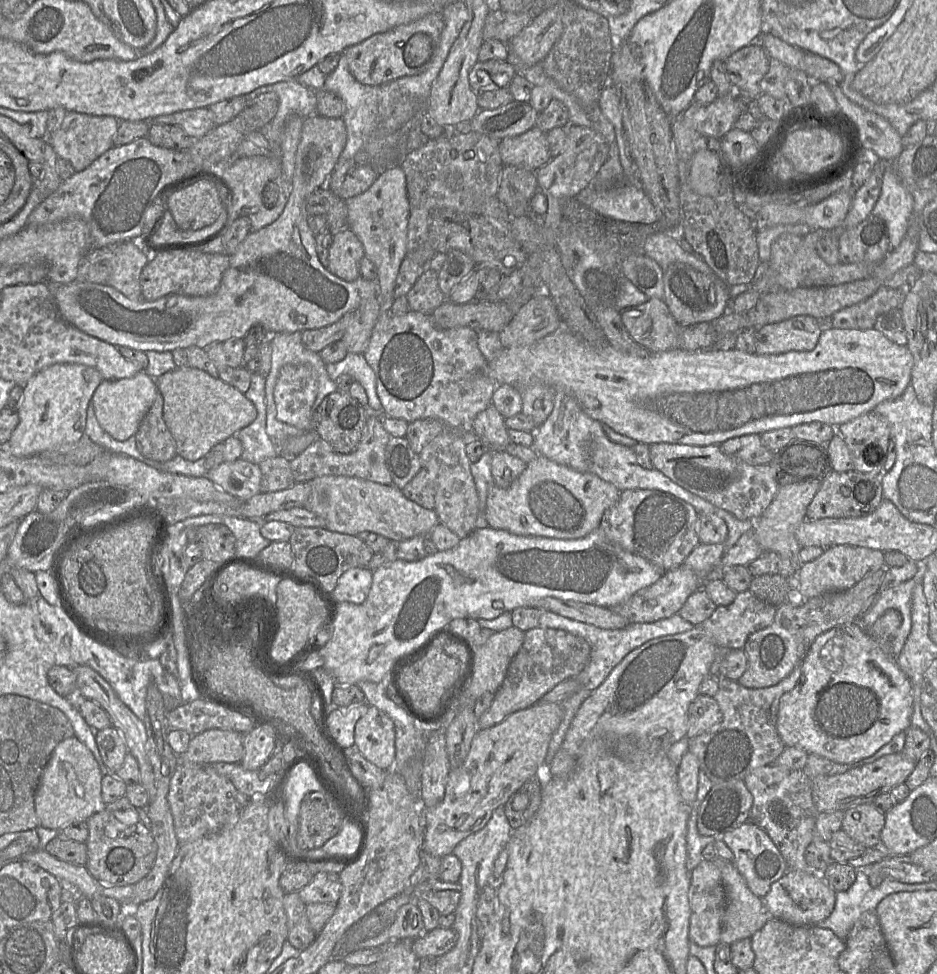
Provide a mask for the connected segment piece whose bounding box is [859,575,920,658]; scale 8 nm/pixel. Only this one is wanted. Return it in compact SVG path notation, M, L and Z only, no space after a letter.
M920 575L877 594L876 601L859 619L859 623L863 628L869 628L888 609L896 609L901 613L901 626L891 642L891 656L894 658L897 658L901 653L911 631L912 593L919 581Z

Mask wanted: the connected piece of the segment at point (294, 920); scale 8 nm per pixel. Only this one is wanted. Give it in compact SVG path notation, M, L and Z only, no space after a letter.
M297 892L285 894L283 906L287 917L287 940L298 951L308 948L317 934L311 929L306 915L306 904Z

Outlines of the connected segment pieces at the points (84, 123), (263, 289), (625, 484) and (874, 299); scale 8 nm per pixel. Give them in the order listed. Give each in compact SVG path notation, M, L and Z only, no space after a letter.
M68 112L60 128L49 137L49 144L58 157L68 160L76 172L90 166L97 158L114 147L114 136L120 121L113 116L94 116Z
M313 114L304 119L295 155L289 198L283 212L273 223L258 231L251 231L230 255L229 267L224 272L215 293L208 296L169 294L154 301L131 300L108 284L76 279L67 284L49 284L61 316L84 333L116 347L127 346L143 352L172 352L191 346L205 348L212 343L231 338L243 339L254 325L263 326L270 335L318 329L337 322L346 313L354 312L362 302L378 296L378 282L365 280L361 276L347 282L328 271L316 253L315 235L308 226L309 215L306 212L307 197L326 184L346 142L347 127L342 118Z
M568 390L556 393L553 410L549 417L534 433L532 448L539 455L583 473L592 473L611 483L620 491L631 489L659 490L672 494L691 504L700 514L715 514L723 519L728 528L728 537L724 543L726 551L732 548L739 538L754 528L755 520L740 520L731 513L718 508L707 500L687 491L657 469L641 467L631 447L637 444L632 438L617 433L612 428L589 417L581 408L575 395Z
M881 286L862 302L843 308L832 316L832 326L838 329L871 329L881 314L901 308L906 288Z

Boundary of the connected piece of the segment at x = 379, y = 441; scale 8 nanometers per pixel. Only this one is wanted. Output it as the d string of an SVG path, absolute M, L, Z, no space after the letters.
M377 417L367 418L362 439L356 450L349 454L342 454L332 450L324 440L317 438L301 454L290 460L295 483L309 482L322 476L357 477L383 485L391 485L392 477L386 464L386 446L391 435L383 428Z

